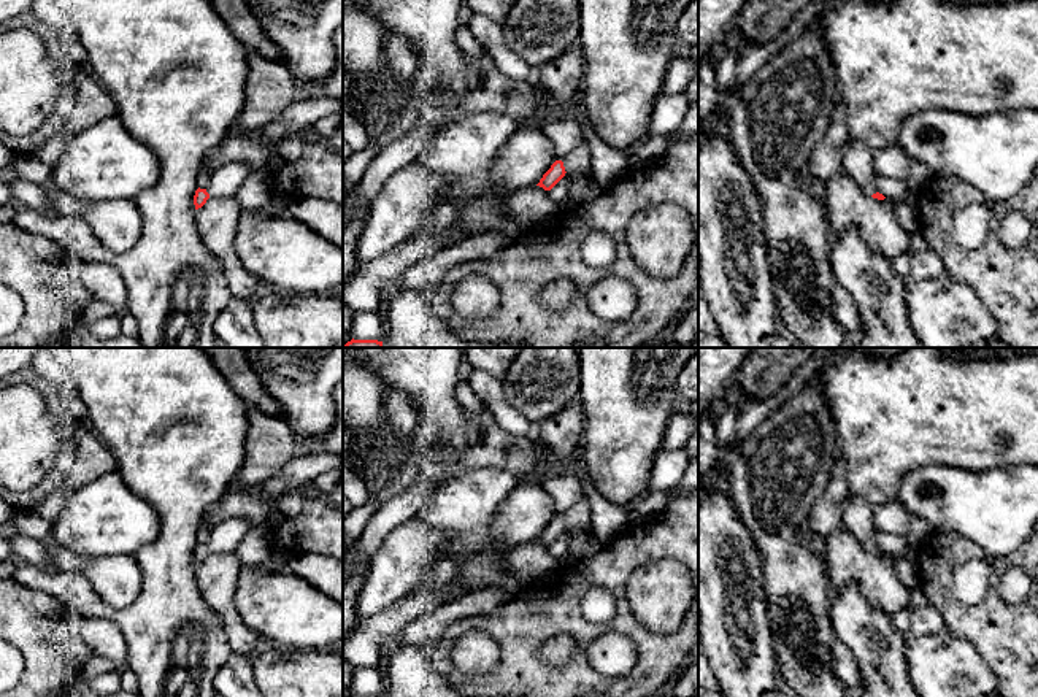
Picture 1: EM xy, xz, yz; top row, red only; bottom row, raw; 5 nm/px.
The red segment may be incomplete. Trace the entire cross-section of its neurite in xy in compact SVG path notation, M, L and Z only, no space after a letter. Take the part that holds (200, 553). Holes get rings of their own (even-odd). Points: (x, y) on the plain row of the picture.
M229 518L216 524L206 545L197 545L194 551L195 565L202 564L210 553L235 553L243 537L254 524L246 518Z

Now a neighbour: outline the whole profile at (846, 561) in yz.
M844 526L825 537L824 560L830 587L841 589L854 581L862 595L887 616L909 605L911 589L897 575L897 559L865 551Z

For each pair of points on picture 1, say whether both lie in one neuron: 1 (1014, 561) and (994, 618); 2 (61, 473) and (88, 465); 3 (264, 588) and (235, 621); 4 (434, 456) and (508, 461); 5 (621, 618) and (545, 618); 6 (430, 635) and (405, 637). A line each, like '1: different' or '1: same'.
1: same
2: different
3: different
4: same
5: same
6: same

